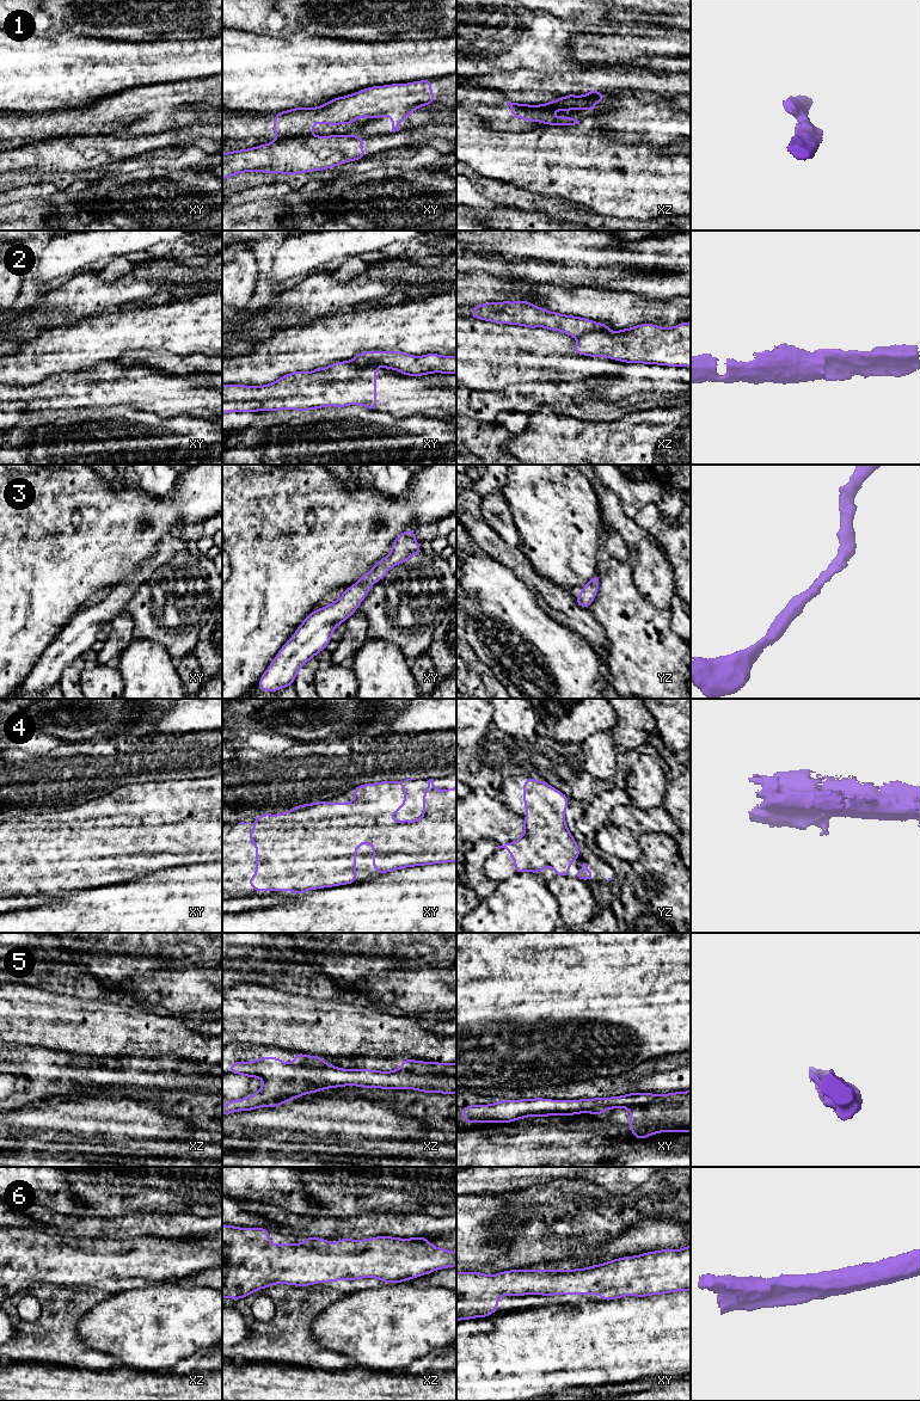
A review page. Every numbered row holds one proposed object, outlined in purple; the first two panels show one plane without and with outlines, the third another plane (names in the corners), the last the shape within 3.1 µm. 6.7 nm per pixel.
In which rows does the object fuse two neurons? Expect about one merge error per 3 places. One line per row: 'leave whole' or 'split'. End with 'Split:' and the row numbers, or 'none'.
1: split
2: split
3: leave whole
4: leave whole
5: leave whole
6: leave whole
Split: 1, 2

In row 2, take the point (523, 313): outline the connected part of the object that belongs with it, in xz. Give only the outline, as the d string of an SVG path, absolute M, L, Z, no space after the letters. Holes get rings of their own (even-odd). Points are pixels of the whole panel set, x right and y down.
M528 301L486 302L472 306L472 317L497 324L520 325L529 328L545 327L562 331L568 336L579 338L589 332L611 332L611 327L582 317L572 317L550 312Z

